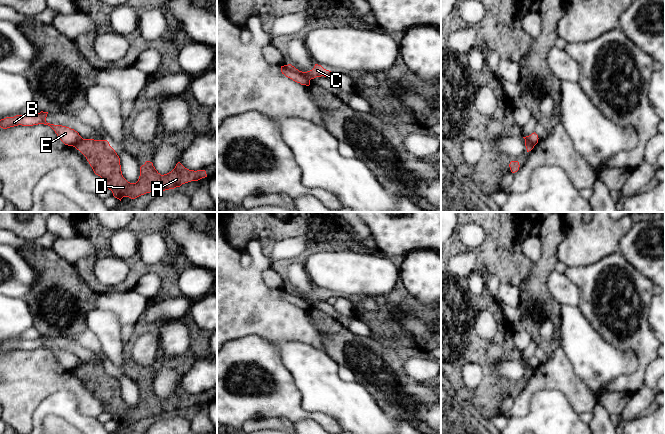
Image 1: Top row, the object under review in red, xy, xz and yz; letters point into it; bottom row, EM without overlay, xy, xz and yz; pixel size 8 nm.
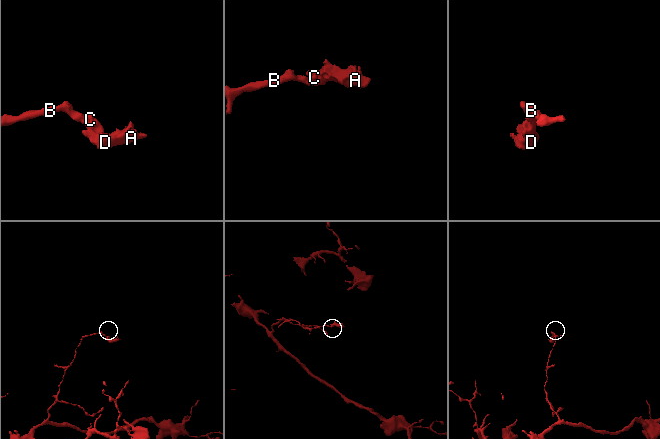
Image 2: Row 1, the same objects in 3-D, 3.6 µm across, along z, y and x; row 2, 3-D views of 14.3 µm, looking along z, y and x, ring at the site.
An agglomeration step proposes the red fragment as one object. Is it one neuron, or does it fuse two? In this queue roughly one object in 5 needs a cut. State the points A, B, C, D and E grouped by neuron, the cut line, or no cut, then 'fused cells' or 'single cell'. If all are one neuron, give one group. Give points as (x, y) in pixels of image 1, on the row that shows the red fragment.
A C D / B E; cut in xy along (82, 138), (73, 146); fused cells

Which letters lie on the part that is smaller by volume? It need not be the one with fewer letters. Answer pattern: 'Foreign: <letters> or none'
Foreign: A, C, D

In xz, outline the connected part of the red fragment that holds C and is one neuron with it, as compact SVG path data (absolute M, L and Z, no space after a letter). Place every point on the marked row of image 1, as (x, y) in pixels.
M315 64L314 68L310 71L304 72L304 75L309 79L314 79L316 77L328 77L332 75L332 72L324 69L321 65Z

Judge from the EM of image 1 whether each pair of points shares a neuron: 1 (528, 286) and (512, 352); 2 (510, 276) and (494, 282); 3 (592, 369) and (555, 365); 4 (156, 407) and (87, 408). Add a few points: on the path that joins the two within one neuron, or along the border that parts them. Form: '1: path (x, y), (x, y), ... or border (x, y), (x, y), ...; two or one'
1: border (509, 322), (513, 331); two
2: border (489, 271), (500, 281); two
3: border (560, 347), (575, 374), (587, 386); two
4: border (90, 389), (92, 394), (103, 404), (105, 411); two

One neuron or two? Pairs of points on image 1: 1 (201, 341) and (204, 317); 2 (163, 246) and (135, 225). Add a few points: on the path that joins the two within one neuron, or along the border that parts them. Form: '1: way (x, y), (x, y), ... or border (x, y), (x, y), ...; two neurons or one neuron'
1: border (190, 316), (200, 328), (206, 331); two neurons
2: way (156, 241), (142, 227); one neuron

